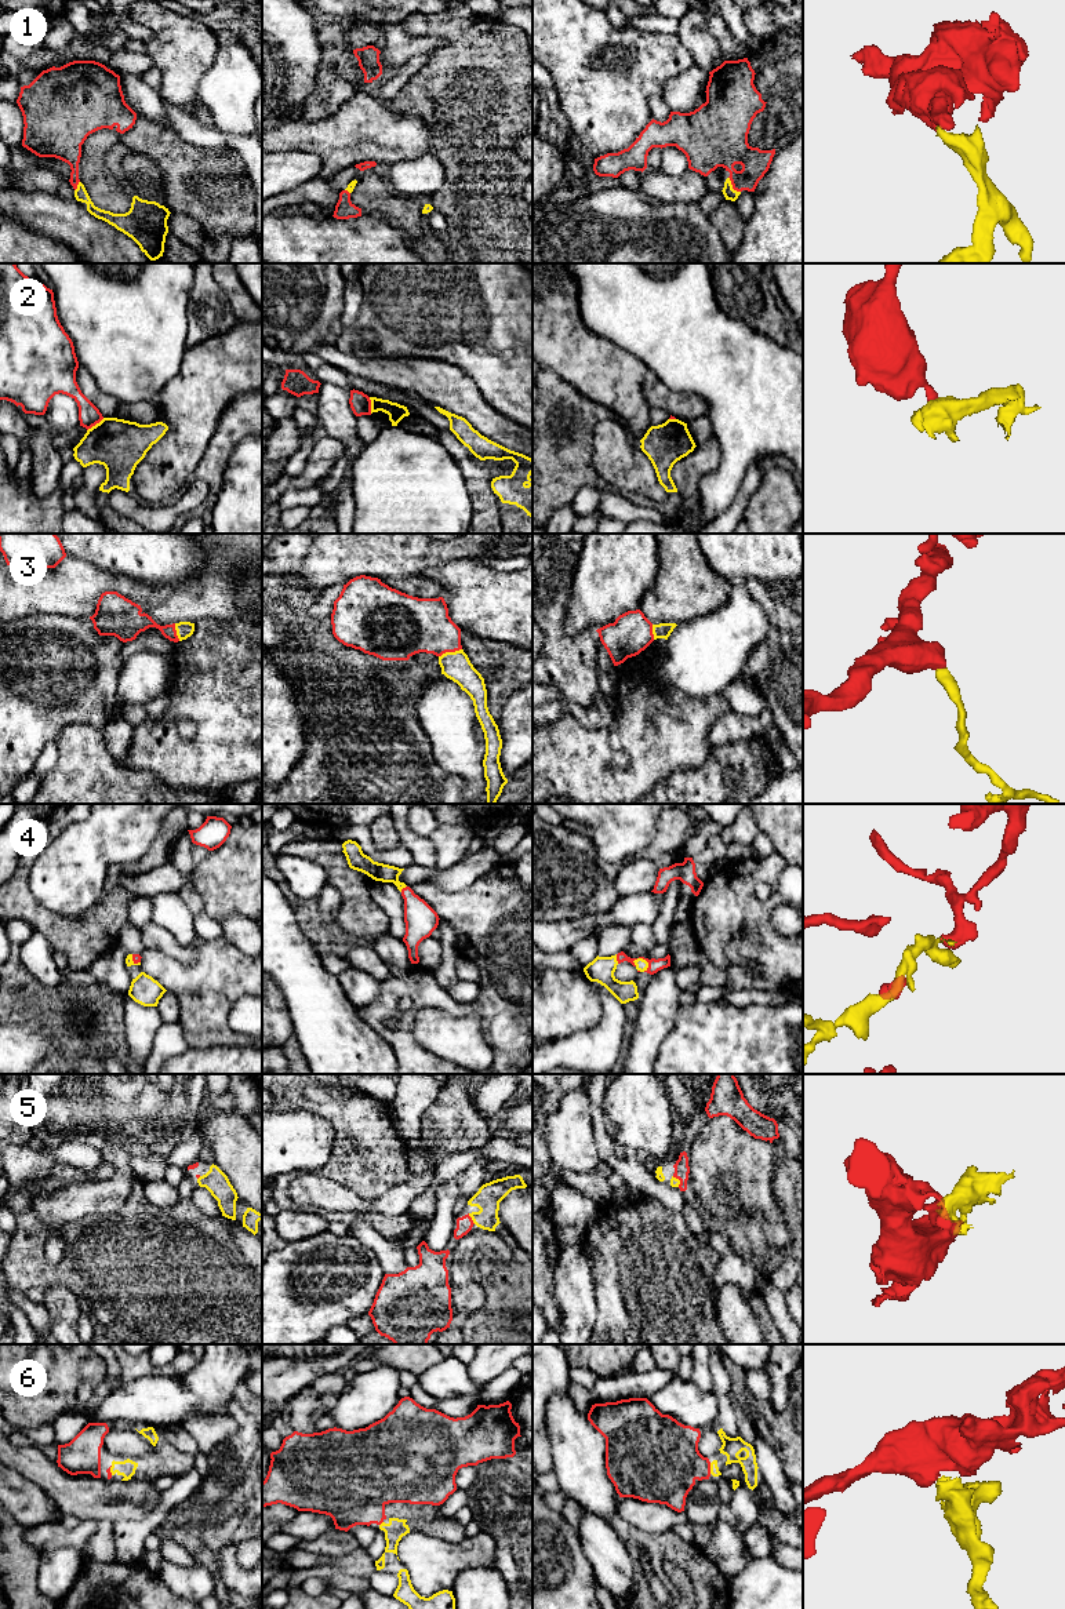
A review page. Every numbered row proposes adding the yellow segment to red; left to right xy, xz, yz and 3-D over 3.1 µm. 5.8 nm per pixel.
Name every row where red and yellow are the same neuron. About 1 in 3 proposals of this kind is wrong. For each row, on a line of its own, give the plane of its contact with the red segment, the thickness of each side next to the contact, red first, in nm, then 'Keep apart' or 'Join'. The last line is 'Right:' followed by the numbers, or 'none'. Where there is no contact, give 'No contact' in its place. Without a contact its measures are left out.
1: Touches red in yz. Thickness 260 nm (red) against 70 nm. Join
2: Touches red in xy. Thickness 130 nm (red) against 300 nm. Keep apart
3: Touches red in xz. Thickness 320 nm (red) against 160 nm. Join
4: Touches red in yz. Thickness 80 nm (red) against 70 nm. Join
5: Touches red in xz. Thickness 100 nm (red) against 150 nm. Join
6: Touches red in yz. Thickness 380 nm (red) against 50 nm. Join
Right: 1, 3, 4, 5, 6

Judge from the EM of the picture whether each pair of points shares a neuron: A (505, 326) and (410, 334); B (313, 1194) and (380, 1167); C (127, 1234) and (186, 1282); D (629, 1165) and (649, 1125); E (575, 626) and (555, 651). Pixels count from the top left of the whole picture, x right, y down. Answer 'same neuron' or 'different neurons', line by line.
A: same neuron
B: different neurons
C: same neuron
D: different neurons
E: different neurons

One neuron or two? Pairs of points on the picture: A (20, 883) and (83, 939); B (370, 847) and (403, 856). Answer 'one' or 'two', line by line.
A: one
B: one

